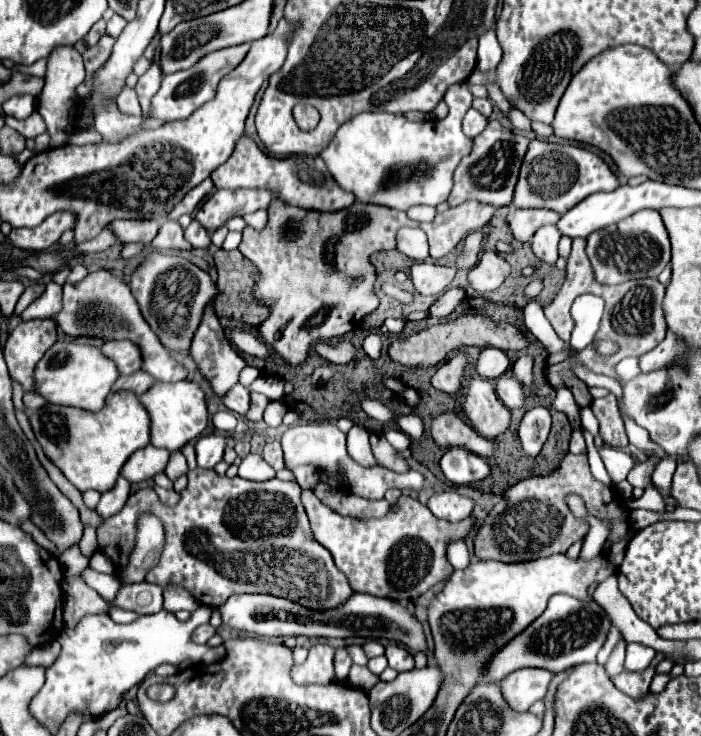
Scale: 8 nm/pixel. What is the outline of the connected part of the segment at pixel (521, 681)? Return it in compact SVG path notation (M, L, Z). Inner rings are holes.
M521 668L519 672L513 672L513 676L507 676L507 680L499 682L499 686L503 688L503 694L507 696L511 708L515 708L517 712L525 712L537 700L543 700L547 696L553 676L555 674L549 670Z

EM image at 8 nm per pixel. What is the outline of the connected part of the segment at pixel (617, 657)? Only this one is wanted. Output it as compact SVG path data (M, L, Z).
M625 642L619 644L619 648L611 654L609 662L605 664L605 670L609 676L617 676L623 672L623 660L625 660Z

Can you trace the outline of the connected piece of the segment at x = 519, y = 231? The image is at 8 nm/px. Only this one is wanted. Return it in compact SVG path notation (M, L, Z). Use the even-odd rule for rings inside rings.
M517 208L513 210L507 220L511 226L511 232L517 240L529 242L531 236L543 226L543 224L557 224L559 214L547 208Z

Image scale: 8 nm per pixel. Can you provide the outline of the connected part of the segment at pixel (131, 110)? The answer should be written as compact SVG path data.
M127 88L119 94L119 100L117 100L117 106L123 114L131 114L131 116L141 116L141 108L139 108L139 100L137 100L137 94L135 90Z

